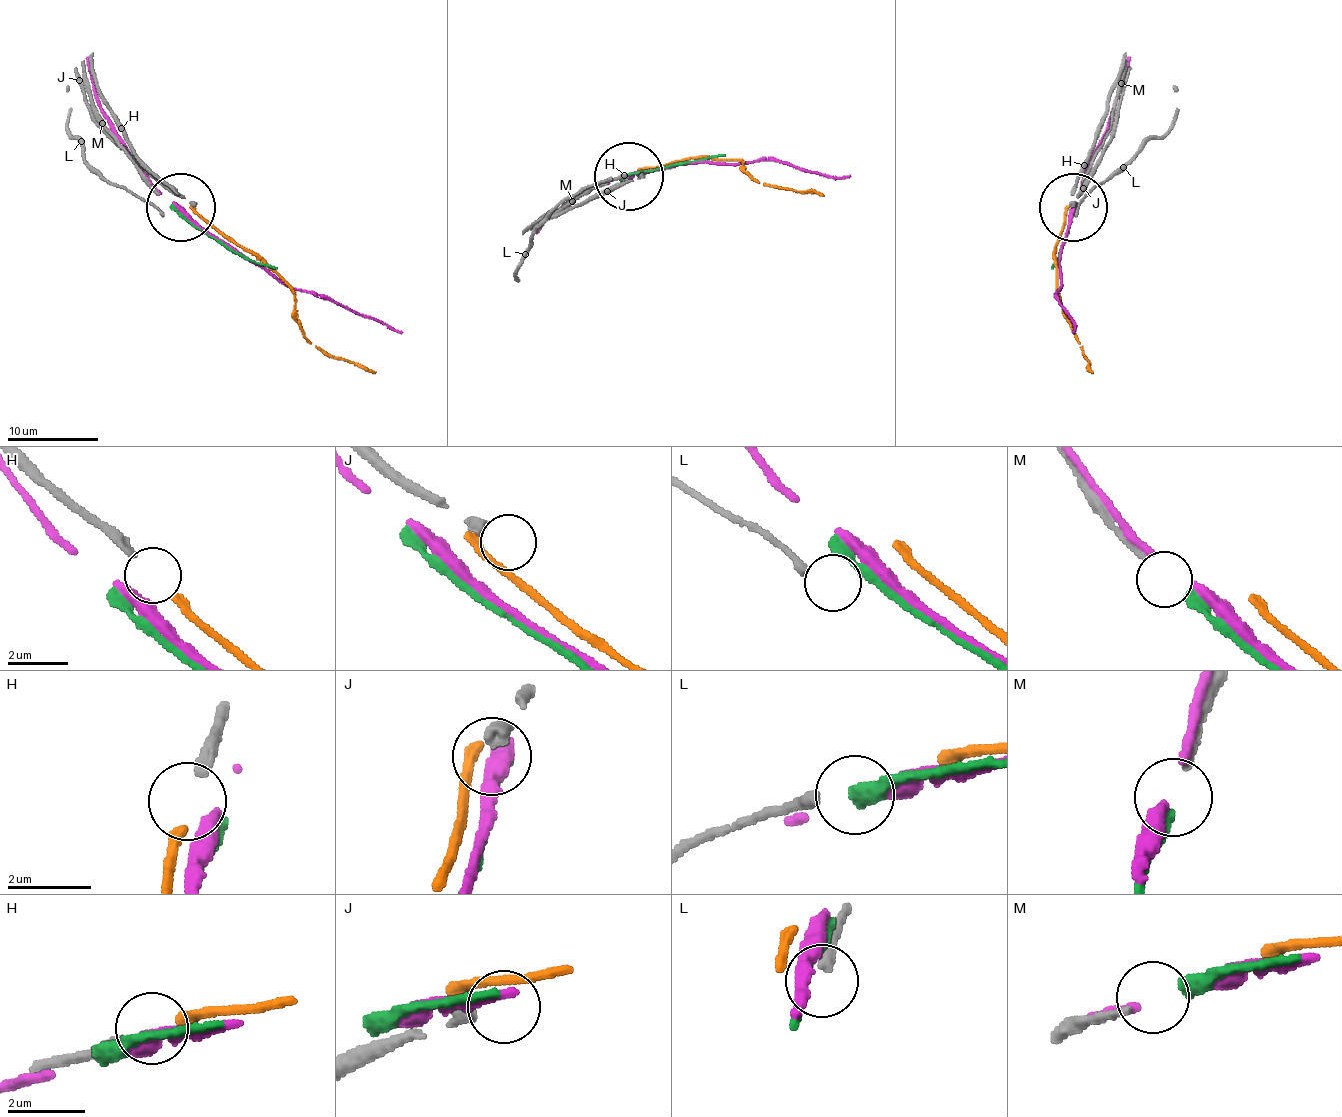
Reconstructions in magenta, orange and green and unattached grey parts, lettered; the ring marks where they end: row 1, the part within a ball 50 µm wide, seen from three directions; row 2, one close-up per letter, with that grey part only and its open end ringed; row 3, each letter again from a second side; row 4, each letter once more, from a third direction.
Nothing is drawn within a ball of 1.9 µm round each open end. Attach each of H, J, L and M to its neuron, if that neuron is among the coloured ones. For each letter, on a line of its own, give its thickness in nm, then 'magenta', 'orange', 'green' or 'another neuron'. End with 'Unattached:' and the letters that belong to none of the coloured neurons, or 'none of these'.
H: 280 nm | orange
J: 360 nm | another neuron
L: 280 nm | another neuron
M: 190 nm | green
Unattached: J, L

